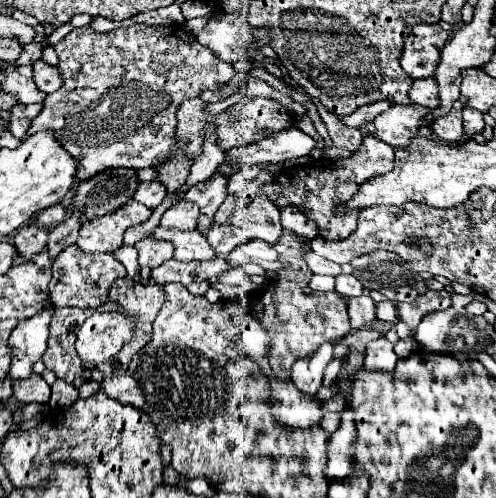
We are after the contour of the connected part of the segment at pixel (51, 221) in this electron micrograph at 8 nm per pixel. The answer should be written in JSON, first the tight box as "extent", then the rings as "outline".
{"extent":[37,204,67,228],"outline":[[[55,204],[55,206],[51,206],[51,208],[43,210],[43,212],[39,212],[37,224],[45,226],[45,228],[53,228],[53,226],[57,226],[59,222],[65,220],[65,214],[67,214],[67,210],[65,210],[61,204]]]}

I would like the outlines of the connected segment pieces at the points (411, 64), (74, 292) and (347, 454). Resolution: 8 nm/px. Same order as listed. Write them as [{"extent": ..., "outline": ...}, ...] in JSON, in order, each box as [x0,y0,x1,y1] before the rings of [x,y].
[{"extent":[401,24,449,78],"outline":[[[418,24],[405,40],[401,66],[411,78],[429,78],[435,74],[441,50],[449,34],[438,24]]]},{"extent":[49,246,125,308],"outline":[[[69,246],[59,254],[59,258],[53,262],[53,278],[49,282],[49,294],[53,300],[53,306],[77,306],[77,308],[99,308],[103,302],[107,302],[109,288],[117,278],[125,278],[125,266],[115,260],[111,252],[103,254],[87,254],[79,250],[77,246]]]},{"extent":[323,406,355,482],"outline":[[[347,406],[343,412],[343,420],[339,430],[329,438],[327,448],[327,468],[323,474],[327,474],[327,482],[339,482],[339,478],[347,478],[351,474],[351,454],[355,444],[355,424],[353,424],[353,410]]]}]

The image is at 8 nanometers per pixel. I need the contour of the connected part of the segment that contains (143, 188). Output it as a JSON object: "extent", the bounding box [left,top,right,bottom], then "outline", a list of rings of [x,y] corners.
{"extent":[133,180,167,208],"outline":[[[151,180],[151,182],[141,182],[133,194],[133,200],[145,204],[147,208],[157,208],[163,198],[167,196],[167,188],[163,182],[159,180]]]}

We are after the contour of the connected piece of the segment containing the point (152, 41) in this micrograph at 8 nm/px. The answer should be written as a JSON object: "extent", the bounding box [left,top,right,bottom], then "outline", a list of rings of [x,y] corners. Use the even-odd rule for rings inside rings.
{"extent":[25,24,235,182],"outline":[[[133,24],[127,28],[117,28],[111,32],[95,32],[91,26],[71,30],[59,44],[53,46],[61,64],[59,74],[63,86],[49,94],[43,102],[43,110],[31,122],[25,136],[37,134],[41,130],[51,130],[57,142],[77,158],[77,182],[91,178],[107,168],[149,168],[157,164],[159,158],[171,154],[175,140],[175,112],[181,102],[199,96],[205,90],[213,90],[235,76],[233,64],[227,64],[211,50],[201,46],[193,34],[183,26],[145,26]]]}

